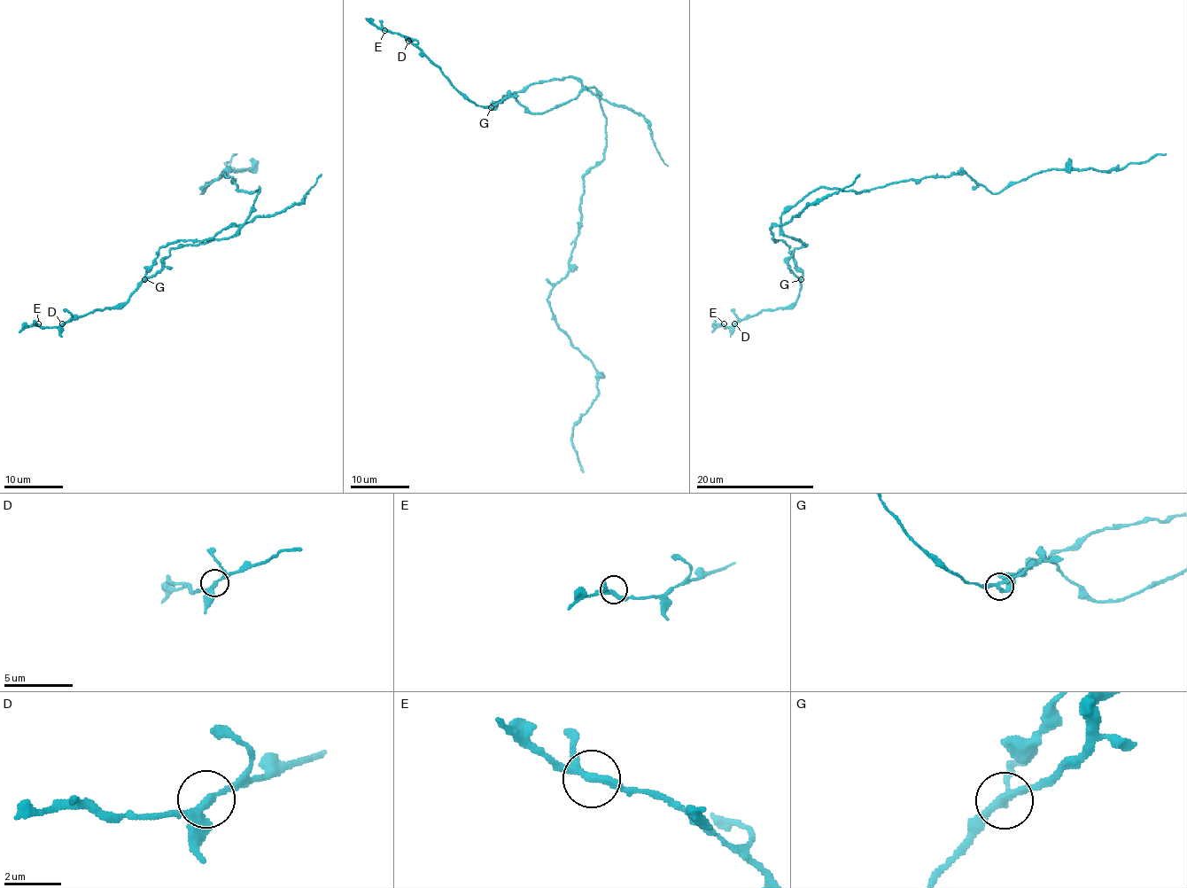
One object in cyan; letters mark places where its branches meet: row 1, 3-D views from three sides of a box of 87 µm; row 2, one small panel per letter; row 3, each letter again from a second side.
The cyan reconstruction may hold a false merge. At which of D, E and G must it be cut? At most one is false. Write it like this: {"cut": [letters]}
{"cut": ["G"]}

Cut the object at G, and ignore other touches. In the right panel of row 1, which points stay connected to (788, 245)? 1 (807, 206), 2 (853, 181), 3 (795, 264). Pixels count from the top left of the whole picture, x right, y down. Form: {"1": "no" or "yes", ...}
{"1": "yes", "2": "yes", "3": "yes"}

